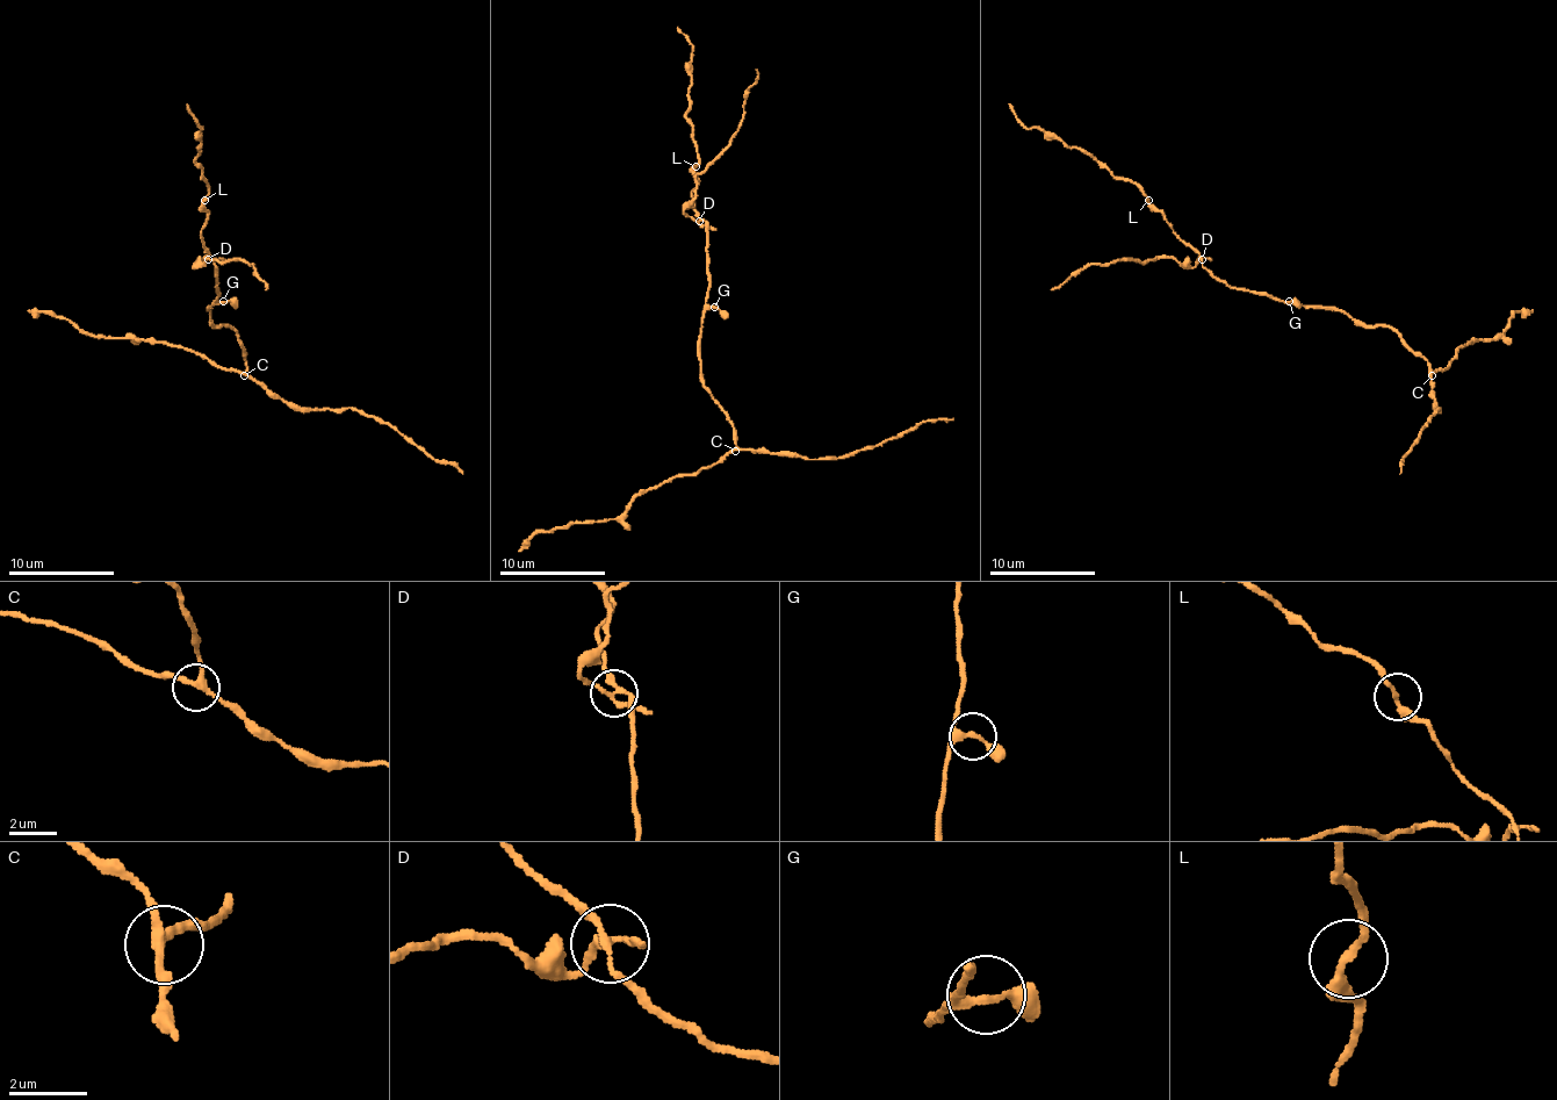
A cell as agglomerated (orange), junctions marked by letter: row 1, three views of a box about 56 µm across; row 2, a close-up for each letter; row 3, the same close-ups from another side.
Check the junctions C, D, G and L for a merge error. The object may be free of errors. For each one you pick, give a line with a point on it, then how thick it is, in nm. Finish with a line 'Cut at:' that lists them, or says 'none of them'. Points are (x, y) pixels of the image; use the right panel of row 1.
D: at (1202, 259); 180 nm thick
Cut at: D

